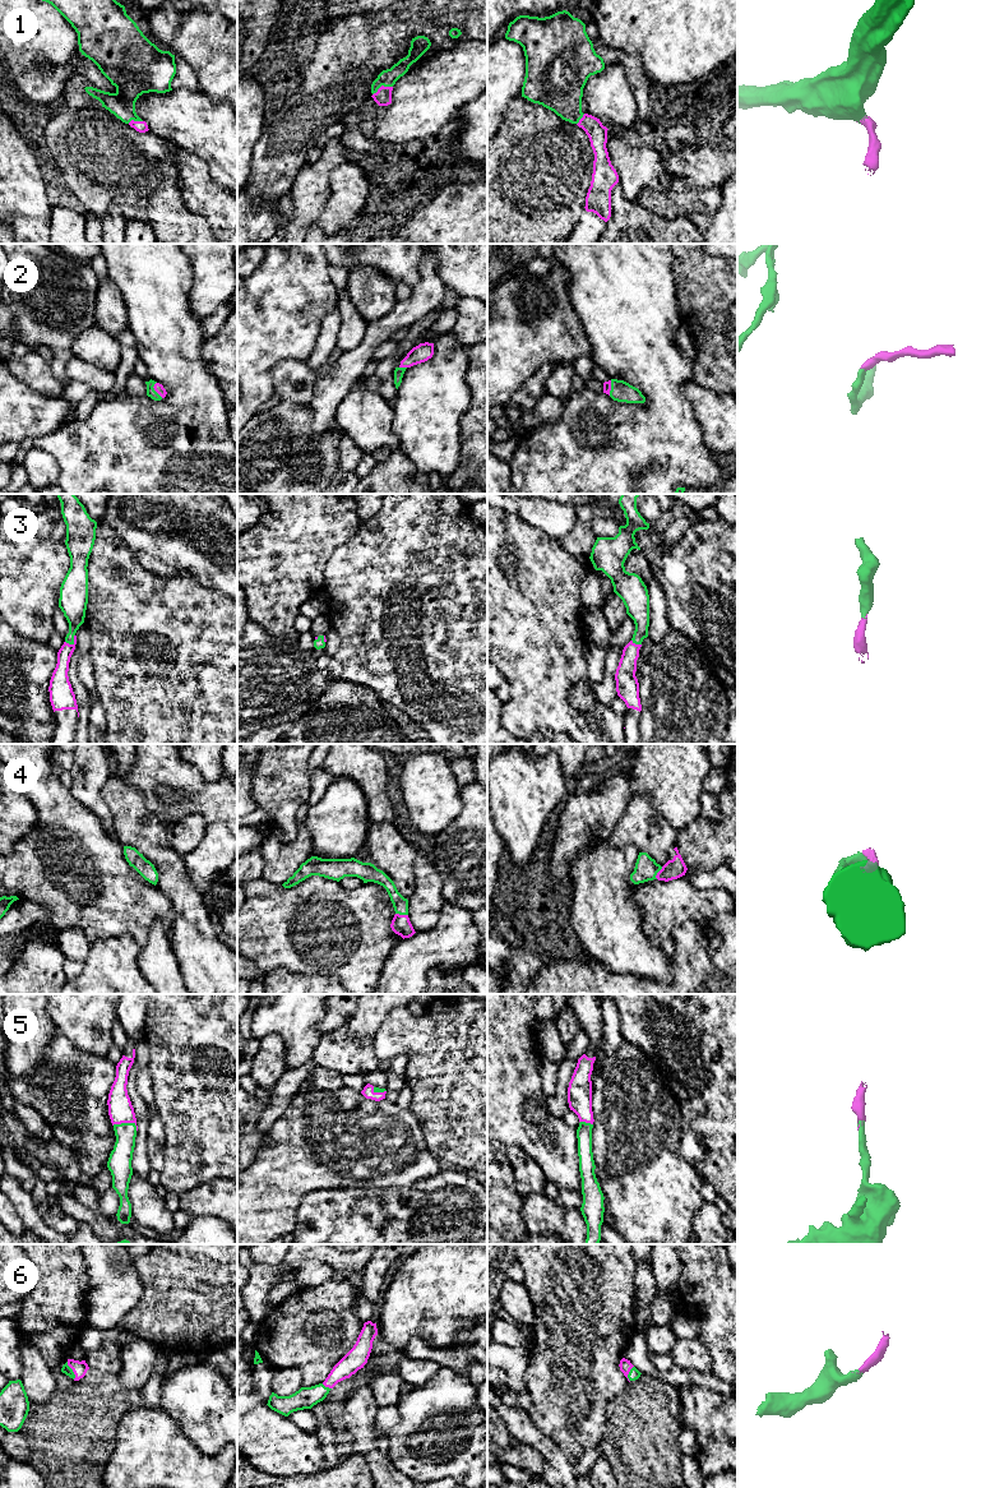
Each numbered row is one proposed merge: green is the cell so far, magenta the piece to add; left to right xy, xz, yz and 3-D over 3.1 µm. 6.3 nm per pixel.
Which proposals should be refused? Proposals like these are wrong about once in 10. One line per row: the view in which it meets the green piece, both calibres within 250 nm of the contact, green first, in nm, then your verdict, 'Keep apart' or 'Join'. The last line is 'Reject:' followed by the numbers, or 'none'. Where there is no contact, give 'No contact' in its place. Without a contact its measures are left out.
1: Touches green in xz. Thickness 110 nm (green) against 110 nm. Join
2: Touches green in xy. Thickness 60 nm (green) against 60 nm. Join
3: Touches green in xy. Thickness 180 nm (green) against 110 nm. Join
4: Touches green in xz. Thickness 100 nm (green) against 120 nm. Join
5: Touches green in xy. Thickness 140 nm (green) against 160 nm. Join
6: Touches green in xy. Thickness 60 nm (green) against 90 nm. Join
Reject: none

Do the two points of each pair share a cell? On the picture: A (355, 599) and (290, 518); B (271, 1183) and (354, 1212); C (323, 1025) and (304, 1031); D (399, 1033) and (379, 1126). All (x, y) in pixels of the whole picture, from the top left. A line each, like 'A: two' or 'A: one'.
A: two
B: two
C: two
D: two

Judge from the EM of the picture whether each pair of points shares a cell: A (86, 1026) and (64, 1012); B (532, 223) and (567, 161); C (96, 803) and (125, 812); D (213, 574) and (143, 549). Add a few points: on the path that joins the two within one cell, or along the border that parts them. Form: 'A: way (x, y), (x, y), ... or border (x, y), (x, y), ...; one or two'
A: way (81, 1021), (69, 1012); one
B: way (532, 208), (532, 195), (551, 176); one
C: border (107, 777), (101, 796), (111, 814), (115, 836); two
D: way (195, 557), (188, 549), (161, 549); one

